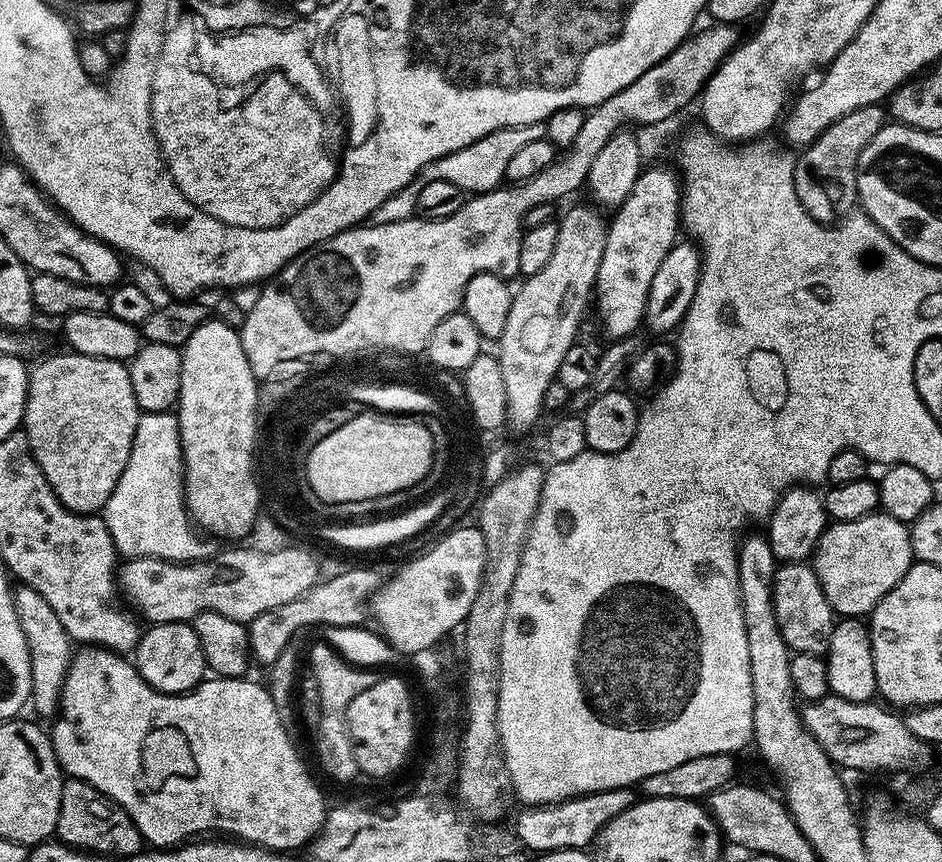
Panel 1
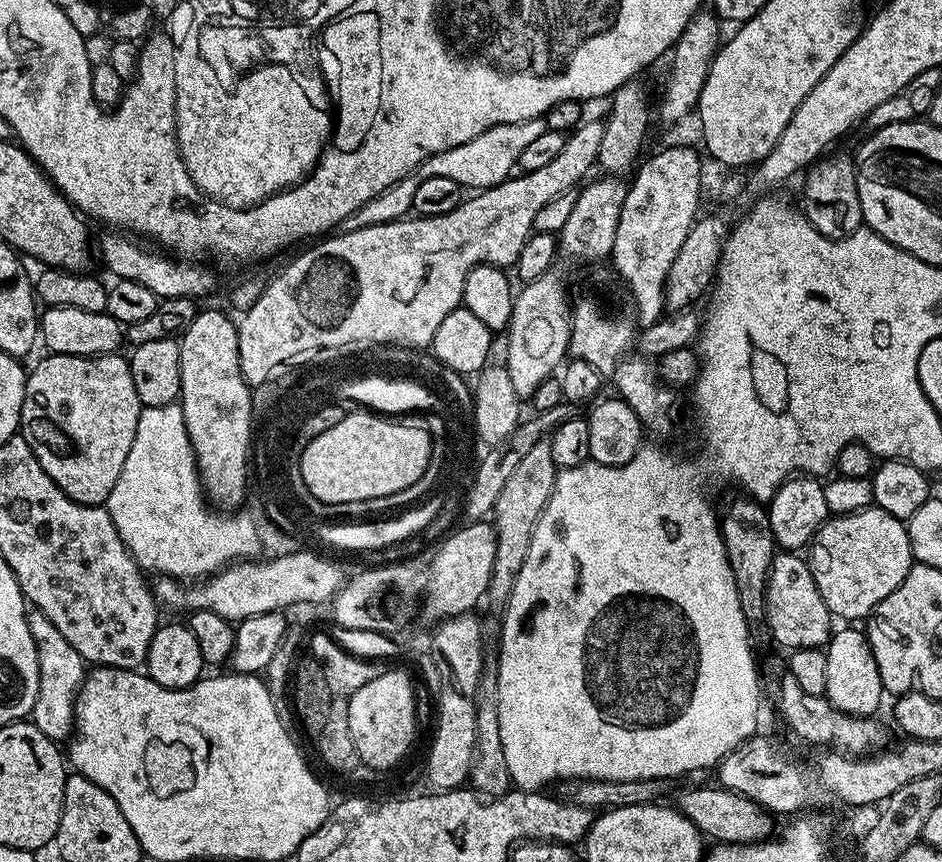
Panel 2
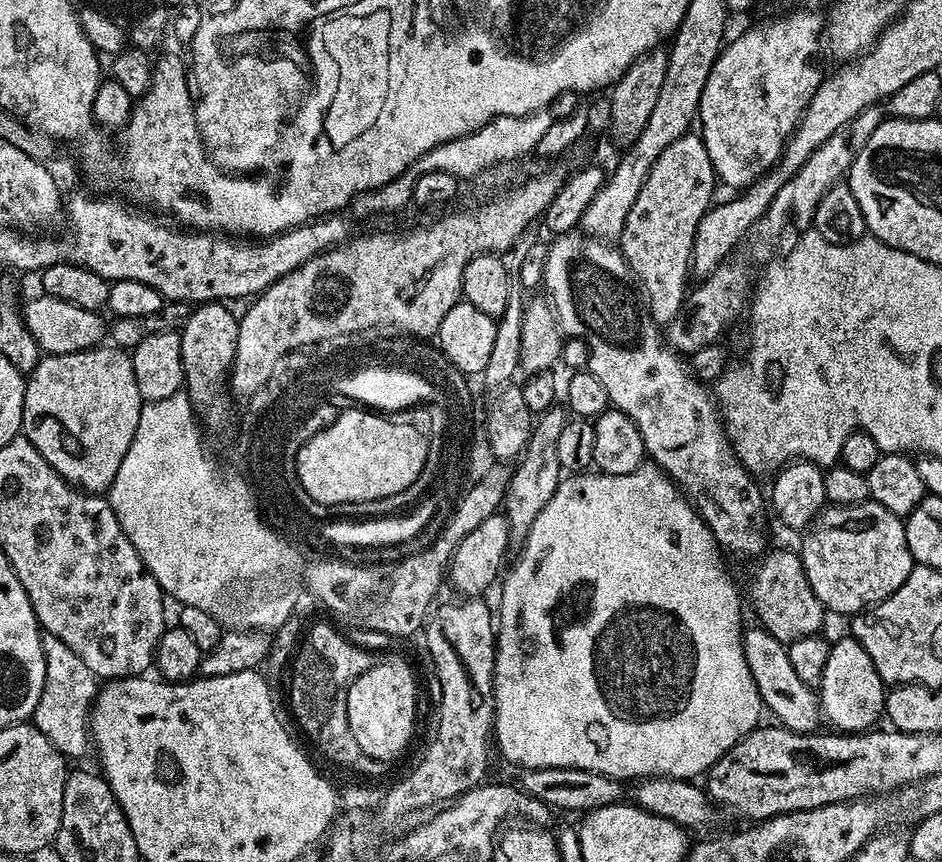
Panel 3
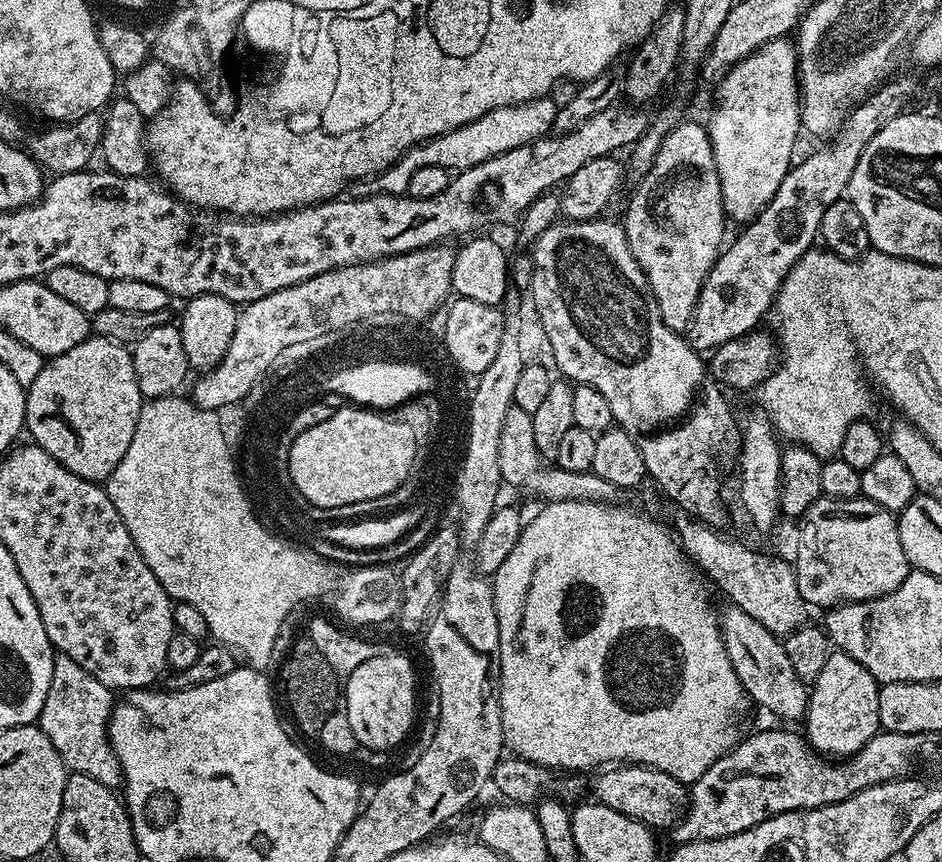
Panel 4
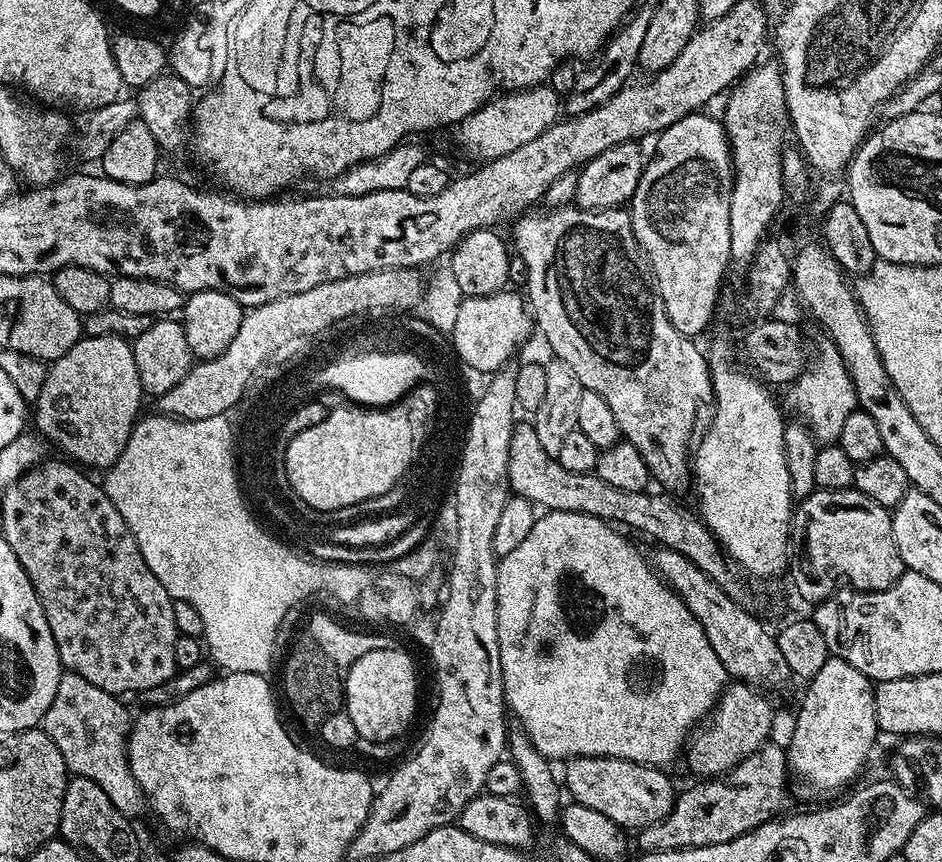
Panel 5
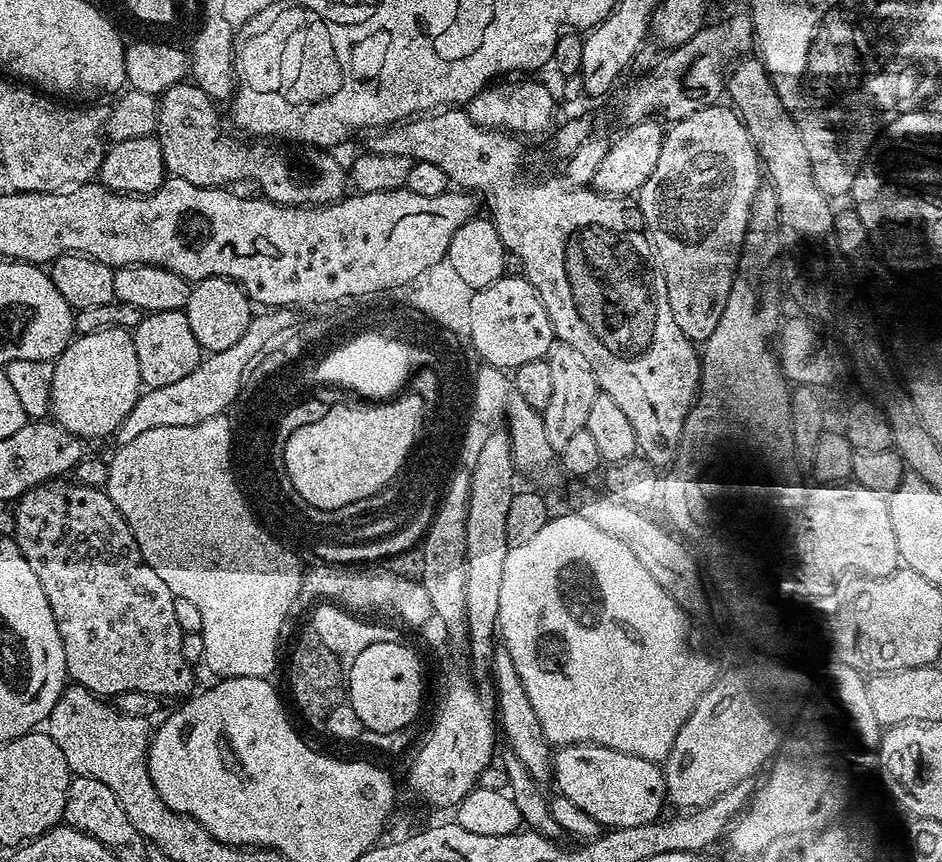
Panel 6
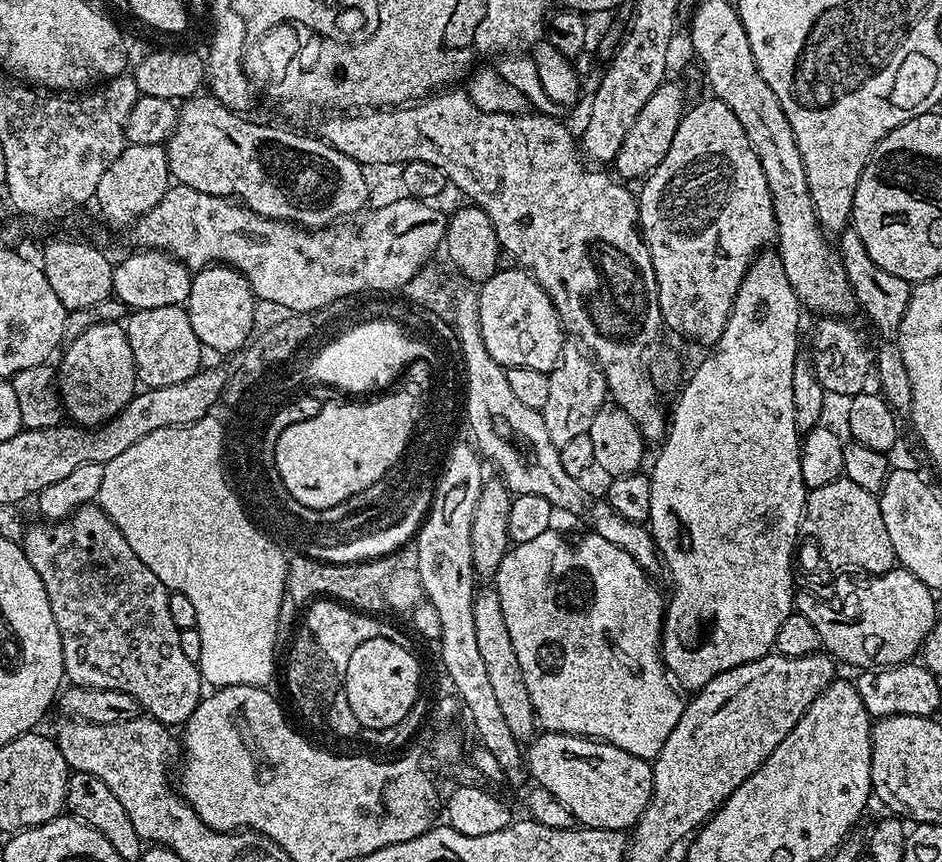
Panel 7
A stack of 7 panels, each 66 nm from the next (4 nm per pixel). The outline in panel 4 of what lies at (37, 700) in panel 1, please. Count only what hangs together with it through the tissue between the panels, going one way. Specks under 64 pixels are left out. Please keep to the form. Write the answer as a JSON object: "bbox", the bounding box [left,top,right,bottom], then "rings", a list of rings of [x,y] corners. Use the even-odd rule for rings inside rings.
{"bbox":[38,655,124,790],"rings":[[[57,655],[54,678],[40,711],[38,726],[46,738],[50,738],[54,750],[58,750],[69,773],[90,774],[90,778],[98,778],[102,786],[116,790],[124,783],[124,771],[108,737],[108,720],[114,707],[112,696],[113,689],[102,686],[94,674],[86,674],[74,658]]]}

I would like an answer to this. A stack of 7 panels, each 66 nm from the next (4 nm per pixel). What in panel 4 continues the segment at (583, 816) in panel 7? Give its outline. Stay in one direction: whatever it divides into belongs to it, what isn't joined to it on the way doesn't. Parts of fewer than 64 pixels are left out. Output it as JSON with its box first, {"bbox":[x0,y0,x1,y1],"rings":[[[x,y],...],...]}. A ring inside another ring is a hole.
{"bbox":[595,764,690,830],"rings":[[[643,764],[612,766],[601,772],[604,773],[596,780],[595,799],[610,806],[610,810],[618,810],[618,814],[626,814],[653,830],[671,830],[683,820],[690,792],[678,778]]]}

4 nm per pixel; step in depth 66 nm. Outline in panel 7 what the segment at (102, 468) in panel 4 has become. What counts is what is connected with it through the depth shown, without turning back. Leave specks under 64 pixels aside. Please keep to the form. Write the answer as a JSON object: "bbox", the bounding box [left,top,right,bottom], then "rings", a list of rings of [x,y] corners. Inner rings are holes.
{"bbox":[58,324,138,426],"rings":[[[95,324],[63,349],[58,363],[60,402],[77,425],[99,426],[114,418],[138,391],[134,354],[120,324]]]}

